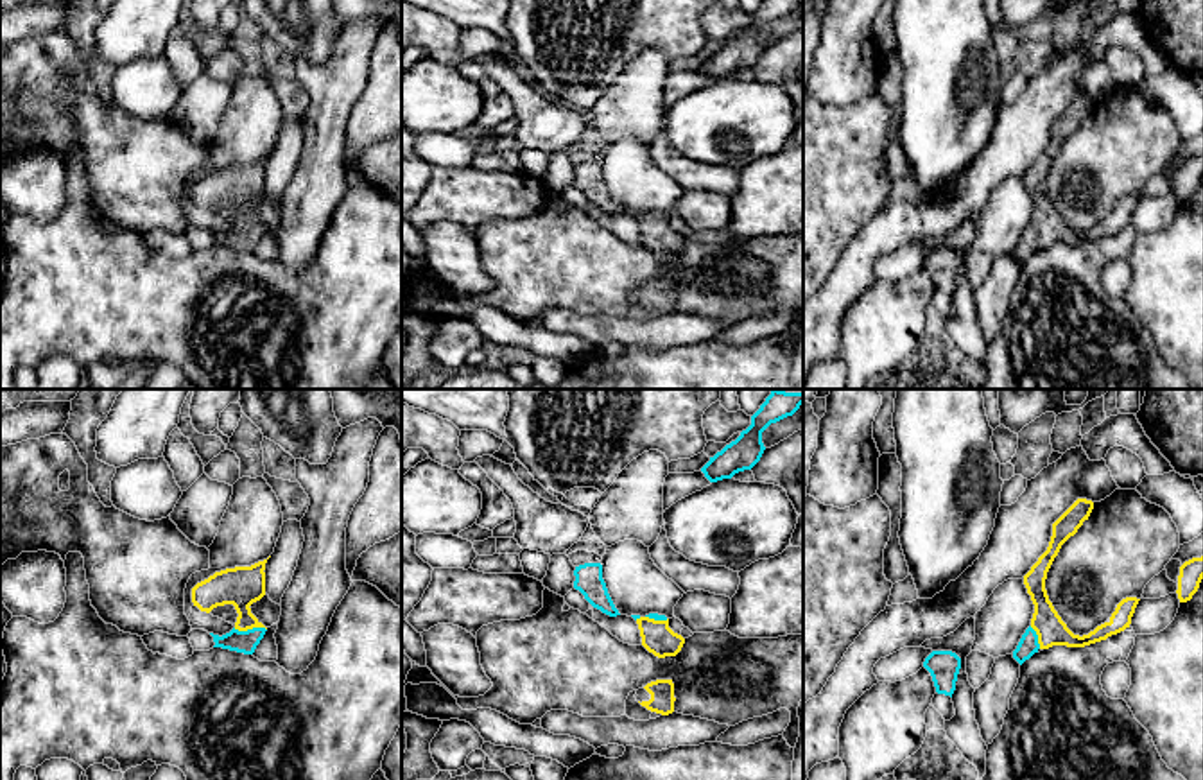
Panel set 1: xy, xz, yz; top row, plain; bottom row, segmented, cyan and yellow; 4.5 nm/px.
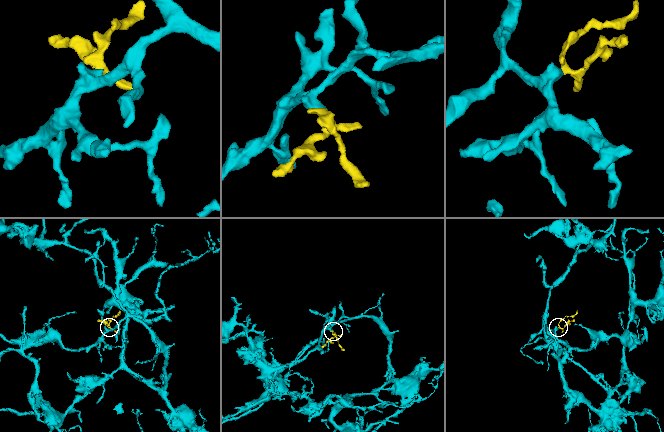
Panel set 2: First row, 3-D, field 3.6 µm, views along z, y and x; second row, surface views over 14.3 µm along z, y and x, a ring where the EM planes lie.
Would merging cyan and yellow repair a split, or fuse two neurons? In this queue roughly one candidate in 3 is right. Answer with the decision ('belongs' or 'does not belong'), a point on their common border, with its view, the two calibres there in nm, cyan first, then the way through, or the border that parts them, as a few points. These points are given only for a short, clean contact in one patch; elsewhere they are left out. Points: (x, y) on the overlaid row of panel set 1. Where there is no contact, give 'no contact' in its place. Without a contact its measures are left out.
belongs; contact xy (250, 630); calibres 100 and 180 nm; way xy (246, 642), (250, 630), (241, 587)

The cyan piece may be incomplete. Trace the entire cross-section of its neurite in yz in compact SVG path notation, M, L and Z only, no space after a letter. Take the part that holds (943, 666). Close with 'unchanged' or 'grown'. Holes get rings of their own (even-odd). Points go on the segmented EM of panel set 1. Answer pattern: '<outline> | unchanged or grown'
M932 651L925 658L923 667L930 672L936 692L952 698L961 669L961 658L952 651Z | unchanged

